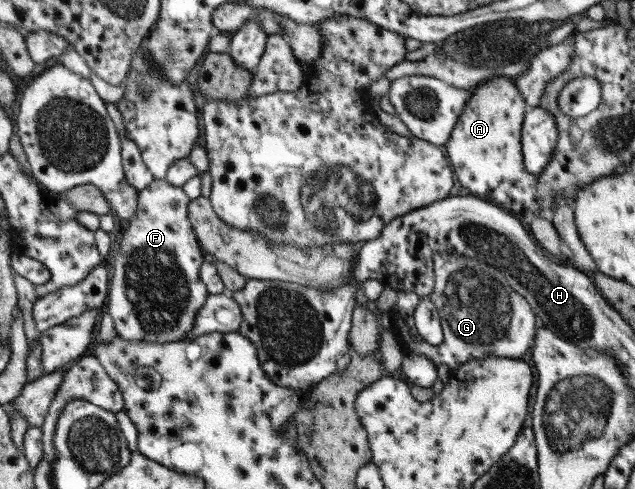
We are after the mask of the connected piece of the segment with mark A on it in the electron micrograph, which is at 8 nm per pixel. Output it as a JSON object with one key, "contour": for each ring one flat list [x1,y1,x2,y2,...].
{"contour":[[502,74,478,83,443,145,454,176,470,194,490,200,525,221,539,210,535,192,538,175,523,169,520,137,527,107,513,84,510,77]]}

